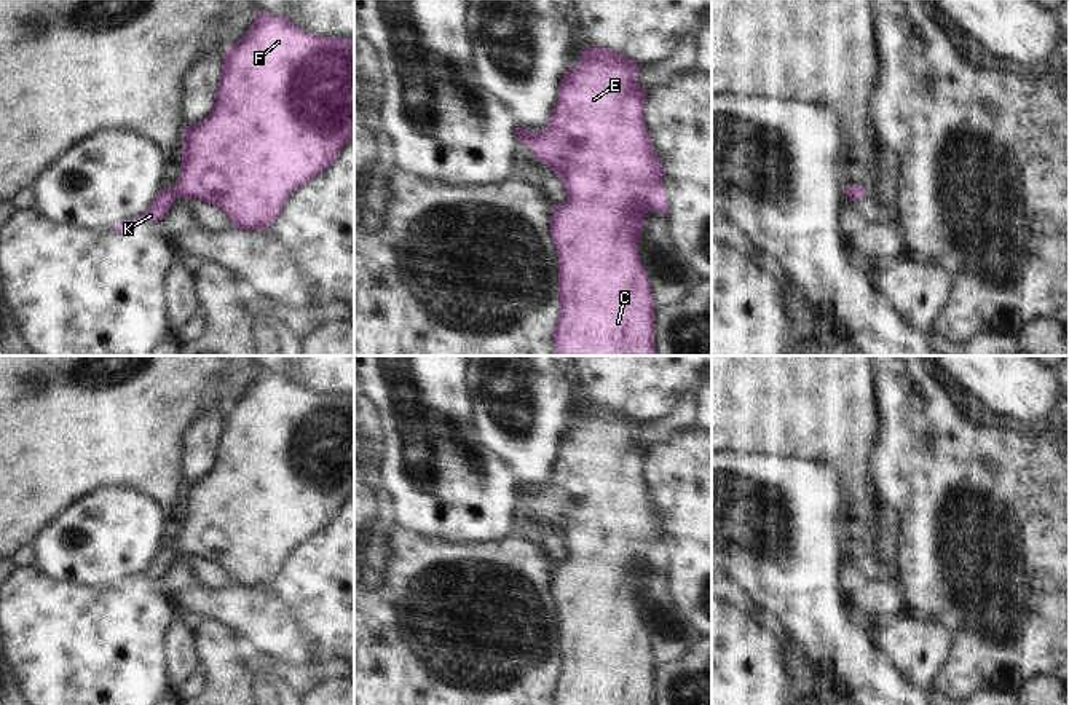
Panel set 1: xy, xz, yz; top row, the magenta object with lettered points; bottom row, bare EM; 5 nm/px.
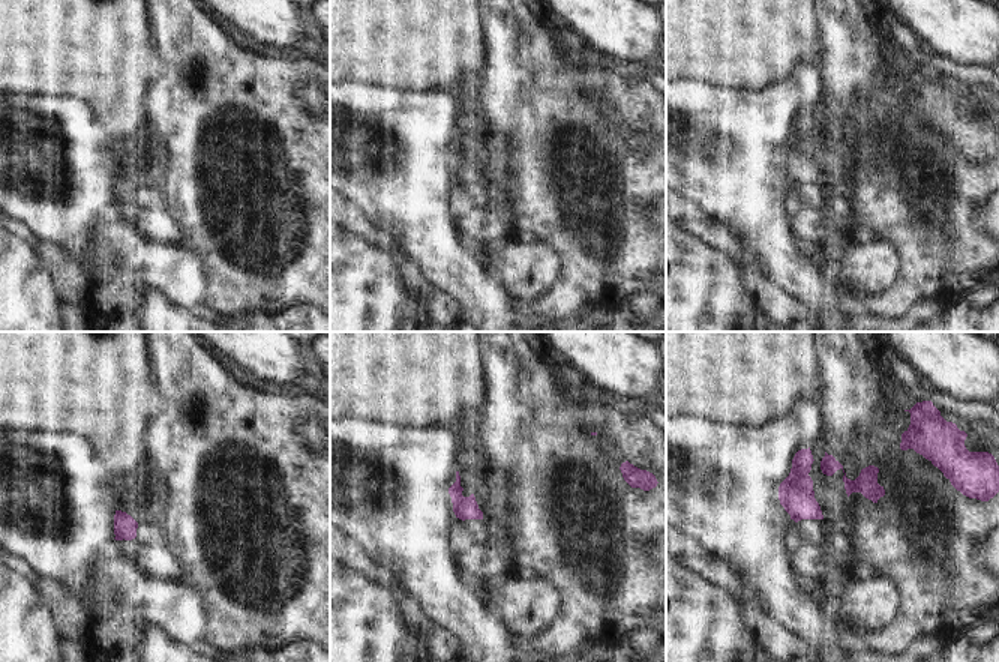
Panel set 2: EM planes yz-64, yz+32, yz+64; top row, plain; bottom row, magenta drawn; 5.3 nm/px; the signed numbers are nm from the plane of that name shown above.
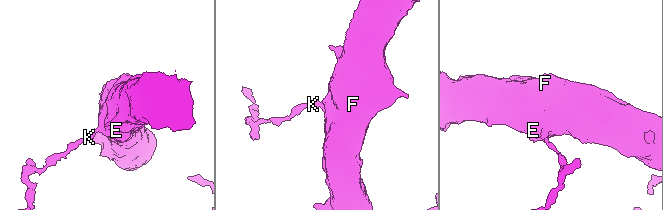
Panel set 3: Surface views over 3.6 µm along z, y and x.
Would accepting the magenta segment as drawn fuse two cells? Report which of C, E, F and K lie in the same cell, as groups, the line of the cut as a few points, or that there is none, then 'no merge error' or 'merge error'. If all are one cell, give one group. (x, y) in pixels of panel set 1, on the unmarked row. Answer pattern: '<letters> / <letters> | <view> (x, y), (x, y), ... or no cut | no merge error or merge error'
C E F K | no cut | no merge error

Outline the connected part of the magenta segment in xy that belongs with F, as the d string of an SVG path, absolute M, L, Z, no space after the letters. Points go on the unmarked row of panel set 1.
M257 368L255 376L250 381L249 388L246 389L246 392L238 400L235 400L227 408L225 415L222 416L222 429L219 434L219 442L217 442L217 448L215 448L215 459L214 459L212 469L201 480L193 482L193 483L185 483L183 491L185 491L185 498L182 501L180 533L179 533L176 544L161 547L158 550L158 553L153 557L152 563L147 566L147 569L142 574L132 574L132 576L123 577L116 584L110 585L110 589L118 590L123 585L126 585L128 582L134 581L137 576L144 576L148 581L155 581L158 577L163 577L166 574L166 571L169 569L171 561L177 555L182 555L185 558L190 558L191 555L198 555L206 561L214 561L223 571L227 571L231 576L233 582L239 587L265 587L268 584L273 584L287 553L292 552L297 545L300 545L306 539L310 539L313 534L316 534L316 533L322 531L325 526L329 526L333 522L333 518L338 515L343 504L354 494L354 396L318 394L318 392L313 392L311 389L306 389L305 386L300 386L298 383L294 383L287 373L284 373L284 375L282 373L271 373L265 368Z

